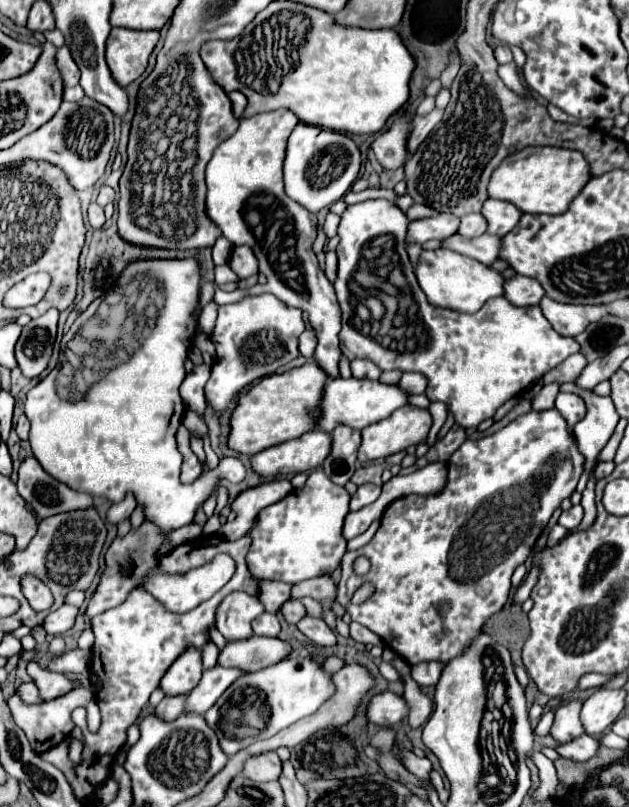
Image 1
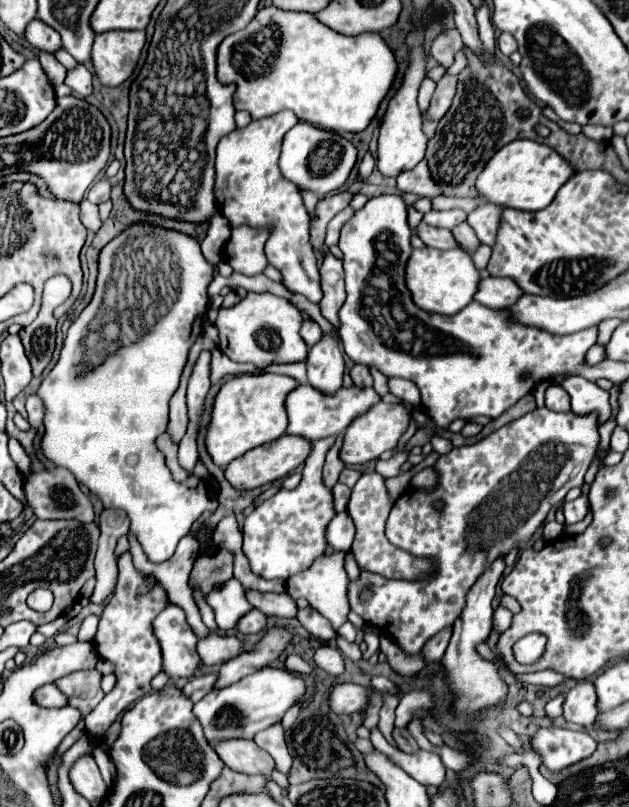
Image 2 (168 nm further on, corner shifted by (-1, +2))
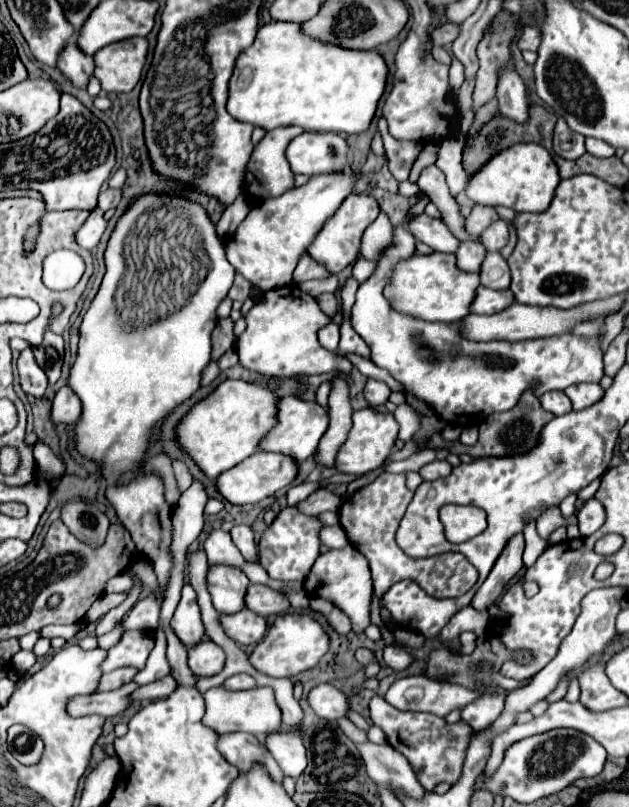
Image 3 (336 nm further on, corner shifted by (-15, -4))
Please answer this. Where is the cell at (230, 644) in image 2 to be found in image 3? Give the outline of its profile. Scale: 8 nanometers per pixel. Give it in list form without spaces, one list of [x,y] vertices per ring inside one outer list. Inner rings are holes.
[[[202,640],[188,648],[188,668],[198,676],[214,676],[224,666],[224,652],[210,640]]]

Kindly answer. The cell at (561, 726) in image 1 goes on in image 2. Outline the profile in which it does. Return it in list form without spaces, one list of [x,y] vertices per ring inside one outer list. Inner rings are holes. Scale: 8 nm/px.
[[[578,680],[564,700],[564,720],[582,728],[590,728],[596,720],[596,692],[588,680]]]

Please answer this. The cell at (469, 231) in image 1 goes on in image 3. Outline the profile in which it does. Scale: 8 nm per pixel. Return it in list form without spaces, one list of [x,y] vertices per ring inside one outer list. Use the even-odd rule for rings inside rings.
[[[462,242],[456,250],[456,266],[464,272],[478,272],[486,248],[482,242]]]

